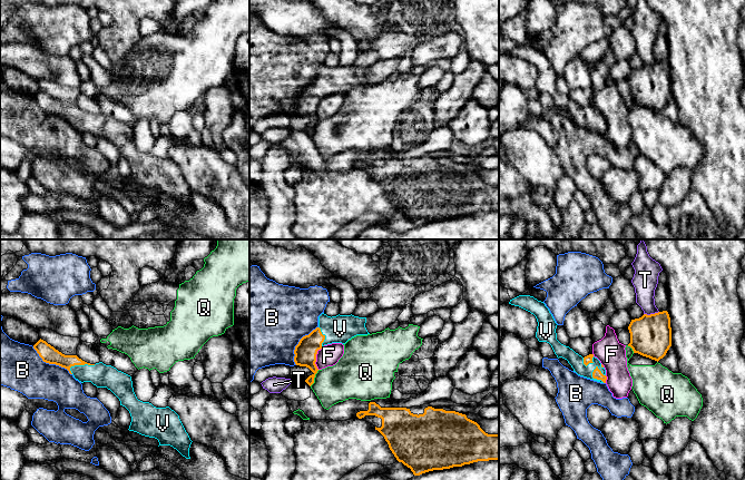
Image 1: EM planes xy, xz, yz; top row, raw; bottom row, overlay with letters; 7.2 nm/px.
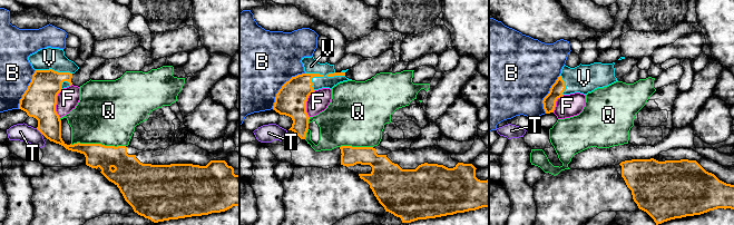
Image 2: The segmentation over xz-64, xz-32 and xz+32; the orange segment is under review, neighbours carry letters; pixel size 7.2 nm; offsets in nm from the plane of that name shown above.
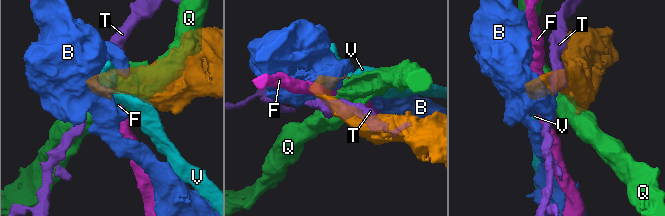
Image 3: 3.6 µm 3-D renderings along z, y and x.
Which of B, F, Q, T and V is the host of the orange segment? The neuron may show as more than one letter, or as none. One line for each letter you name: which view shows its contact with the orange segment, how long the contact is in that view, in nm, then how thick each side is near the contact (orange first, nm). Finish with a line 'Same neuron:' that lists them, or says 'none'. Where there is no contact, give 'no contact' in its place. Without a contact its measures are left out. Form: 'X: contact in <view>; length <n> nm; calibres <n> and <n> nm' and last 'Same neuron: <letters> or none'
V: contact in yz; length 140 nm; calibres 70 and 100 nm
Same neuron: V

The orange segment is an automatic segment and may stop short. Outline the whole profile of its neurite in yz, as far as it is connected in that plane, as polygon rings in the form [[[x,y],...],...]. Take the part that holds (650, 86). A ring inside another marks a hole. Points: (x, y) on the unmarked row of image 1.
[[[667,61],[644,65],[628,77],[634,104],[655,111],[663,109],[672,97],[670,68]]]

